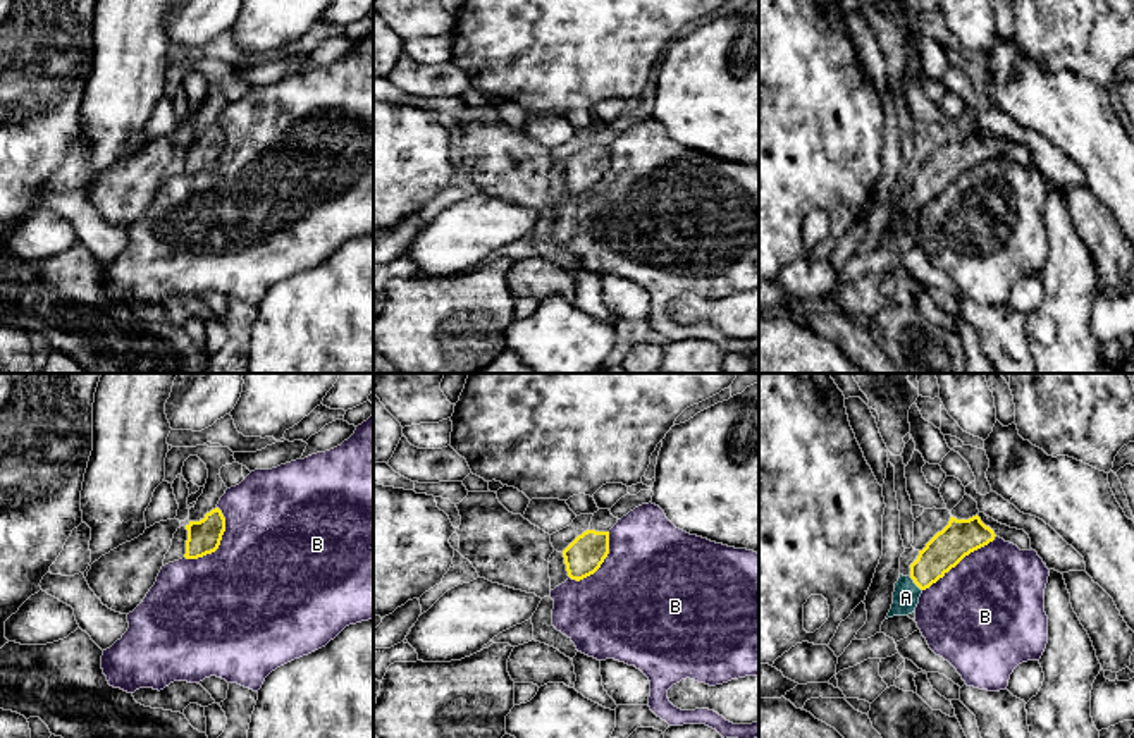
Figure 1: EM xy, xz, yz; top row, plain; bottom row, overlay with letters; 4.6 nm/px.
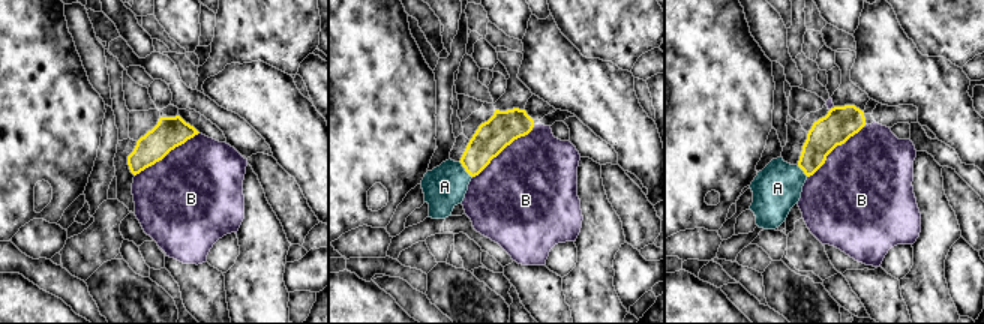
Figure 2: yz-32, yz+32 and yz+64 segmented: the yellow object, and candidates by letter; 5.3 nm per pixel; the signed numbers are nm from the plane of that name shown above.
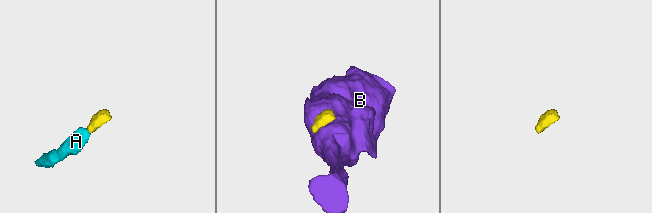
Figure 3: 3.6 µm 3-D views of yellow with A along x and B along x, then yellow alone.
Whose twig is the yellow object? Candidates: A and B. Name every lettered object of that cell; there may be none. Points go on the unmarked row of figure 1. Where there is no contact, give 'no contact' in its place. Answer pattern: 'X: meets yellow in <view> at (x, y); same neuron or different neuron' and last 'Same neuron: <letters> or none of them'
A: meets yellow in yz at (914, 196); same neuron
B: meets yellow in yz at (959, 176); different neuron
Same neuron: A

